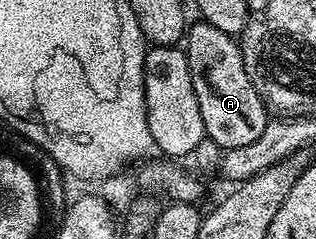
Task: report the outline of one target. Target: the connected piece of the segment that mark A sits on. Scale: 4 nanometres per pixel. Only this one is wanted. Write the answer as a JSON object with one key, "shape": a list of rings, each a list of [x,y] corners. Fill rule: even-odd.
{"shape":[[[205,22],[191,23],[184,37],[184,51],[188,58],[188,70],[192,74],[192,86],[196,90],[196,102],[200,102],[200,118],[204,118],[207,137],[219,144],[219,149],[248,146],[264,134],[268,119],[266,103],[260,98],[248,70],[244,70],[244,58],[239,41],[224,30]]]}

